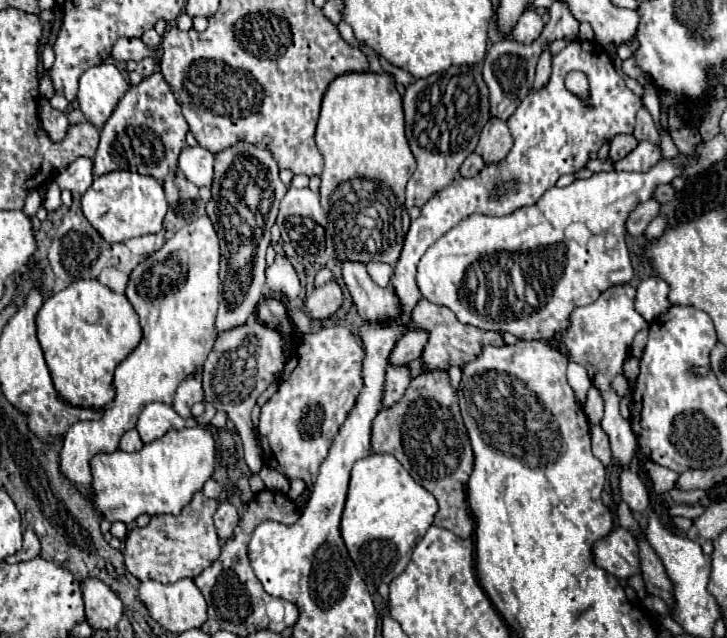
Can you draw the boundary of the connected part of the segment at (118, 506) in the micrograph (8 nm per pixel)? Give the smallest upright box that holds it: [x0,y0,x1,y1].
[91,426,215,526]

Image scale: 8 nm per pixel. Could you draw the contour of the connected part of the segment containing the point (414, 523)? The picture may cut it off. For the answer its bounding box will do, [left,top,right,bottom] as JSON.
[341,454,437,584]

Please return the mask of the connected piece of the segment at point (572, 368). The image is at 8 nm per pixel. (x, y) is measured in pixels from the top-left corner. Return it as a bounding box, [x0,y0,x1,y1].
[567,362,591,404]

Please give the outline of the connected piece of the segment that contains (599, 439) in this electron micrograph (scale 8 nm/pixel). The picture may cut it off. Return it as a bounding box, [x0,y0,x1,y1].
[591,426,613,466]

